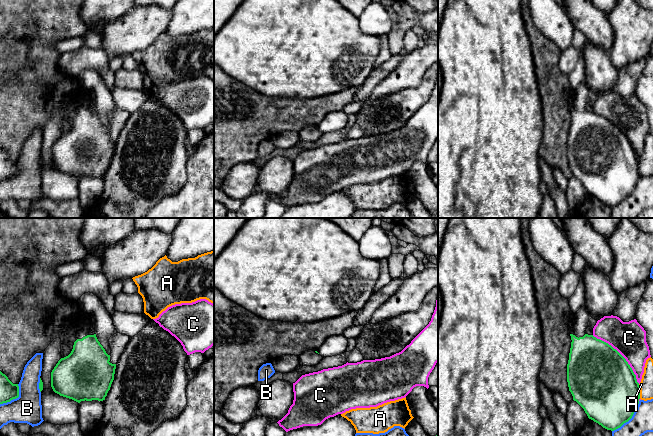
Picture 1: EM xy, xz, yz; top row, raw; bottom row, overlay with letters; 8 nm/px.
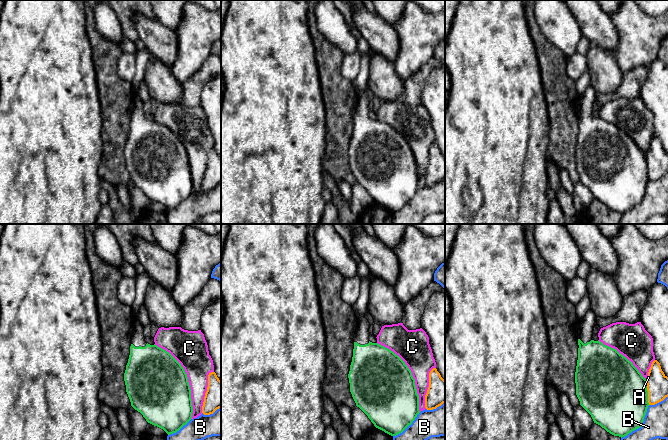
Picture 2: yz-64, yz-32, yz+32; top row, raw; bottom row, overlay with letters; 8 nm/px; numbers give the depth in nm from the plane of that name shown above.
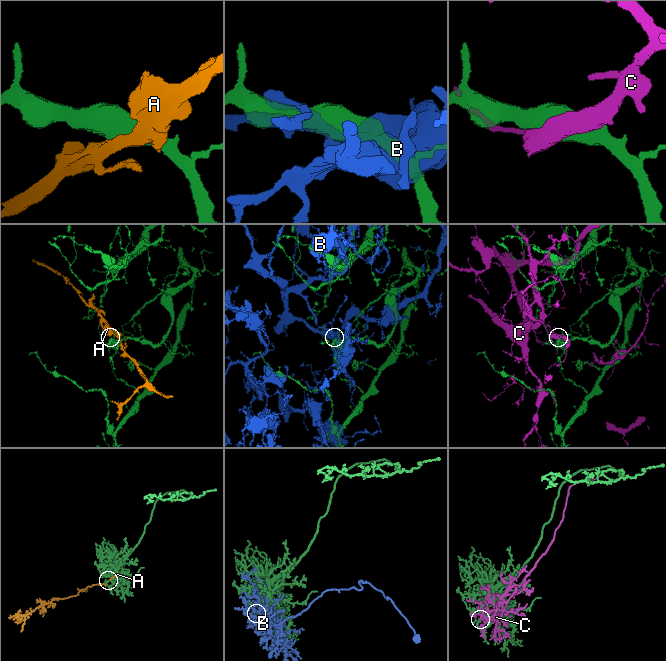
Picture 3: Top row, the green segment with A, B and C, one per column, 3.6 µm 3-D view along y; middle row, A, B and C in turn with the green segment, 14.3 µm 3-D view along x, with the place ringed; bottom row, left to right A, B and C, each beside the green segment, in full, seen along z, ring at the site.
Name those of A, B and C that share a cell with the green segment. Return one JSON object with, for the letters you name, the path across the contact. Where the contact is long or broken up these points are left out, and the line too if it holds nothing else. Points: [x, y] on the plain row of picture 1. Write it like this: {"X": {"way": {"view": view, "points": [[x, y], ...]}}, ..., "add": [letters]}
{"add": []}

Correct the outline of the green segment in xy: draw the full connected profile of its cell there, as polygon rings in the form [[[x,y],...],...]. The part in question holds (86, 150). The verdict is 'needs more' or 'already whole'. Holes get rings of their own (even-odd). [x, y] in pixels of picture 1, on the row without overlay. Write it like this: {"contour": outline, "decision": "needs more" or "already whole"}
{"contour": [[[91,90],[80,93],[76,117],[71,129],[61,134],[51,148],[51,163],[60,172],[81,177],[103,177],[114,156],[116,140],[112,140],[95,110],[95,95]]], "decision": "needs more"}

